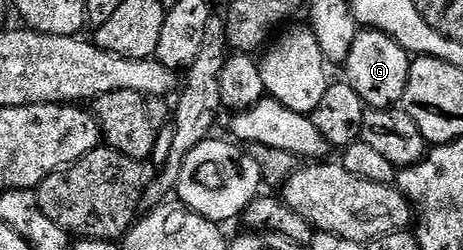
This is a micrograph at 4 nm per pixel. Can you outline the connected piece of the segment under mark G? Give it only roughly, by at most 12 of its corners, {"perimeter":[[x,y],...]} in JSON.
{"perimeter":[[362,29],[343,64],[366,107],[396,107],[411,55],[381,30]]}

